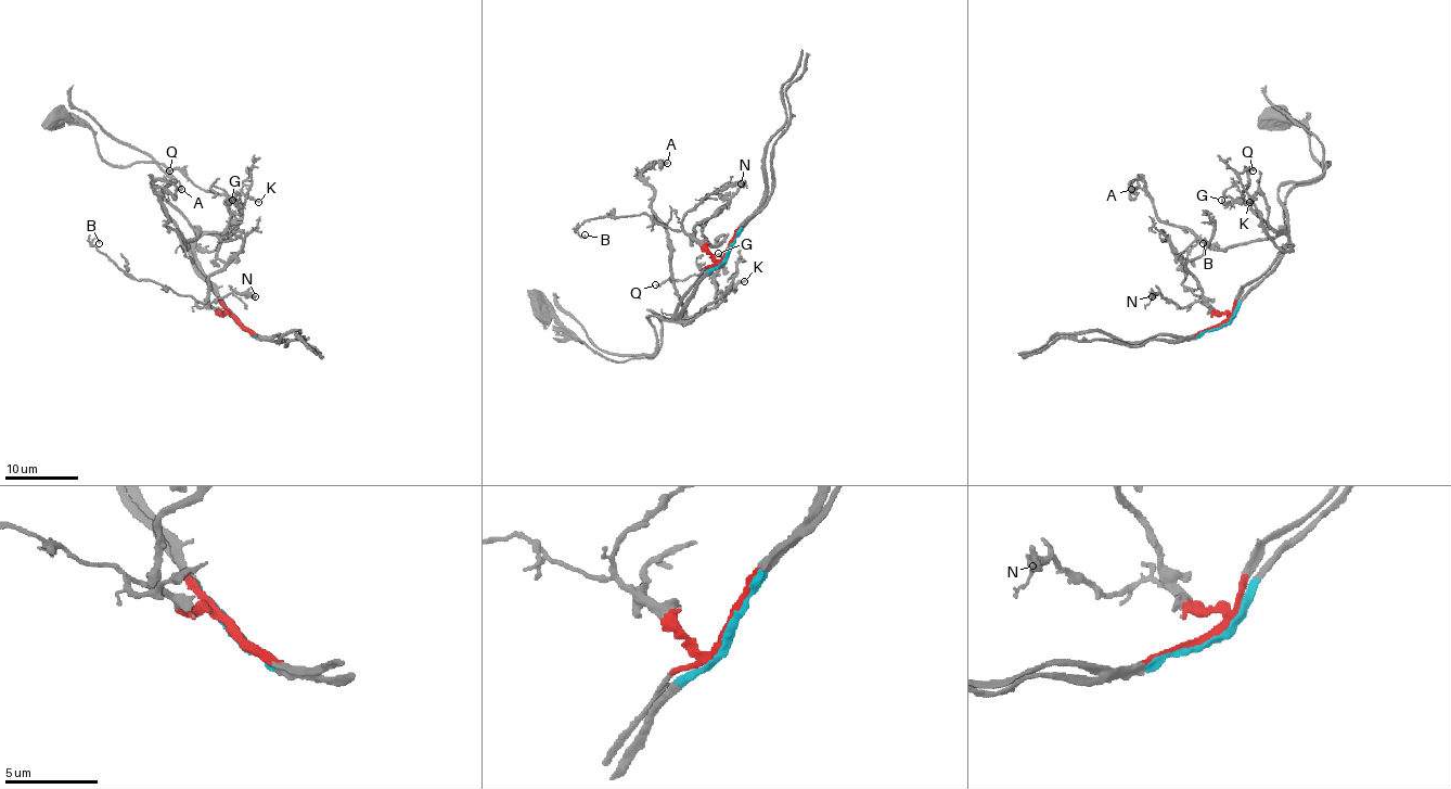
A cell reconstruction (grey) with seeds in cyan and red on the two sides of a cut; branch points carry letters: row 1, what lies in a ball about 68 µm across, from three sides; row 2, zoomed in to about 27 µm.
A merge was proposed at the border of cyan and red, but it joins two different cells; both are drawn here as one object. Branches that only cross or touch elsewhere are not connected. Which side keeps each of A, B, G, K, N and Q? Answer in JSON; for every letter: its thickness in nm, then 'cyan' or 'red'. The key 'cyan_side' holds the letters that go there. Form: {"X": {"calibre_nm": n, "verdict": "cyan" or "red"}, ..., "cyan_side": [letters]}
{"A": {"calibre_nm": 200, "verdict": "cyan"}, "B": {"calibre_nm": 180, "verdict": "red"}, "G": {"calibre_nm": 200, "verdict": "cyan"}, "K": {"calibre_nm": 180, "verdict": "cyan"}, "N": {"calibre_nm": 380, "verdict": "red"}, "Q": {"calibre_nm": 240, "verdict": "cyan"}, "cyan_side": ["A", "G", "K", "Q"]}

